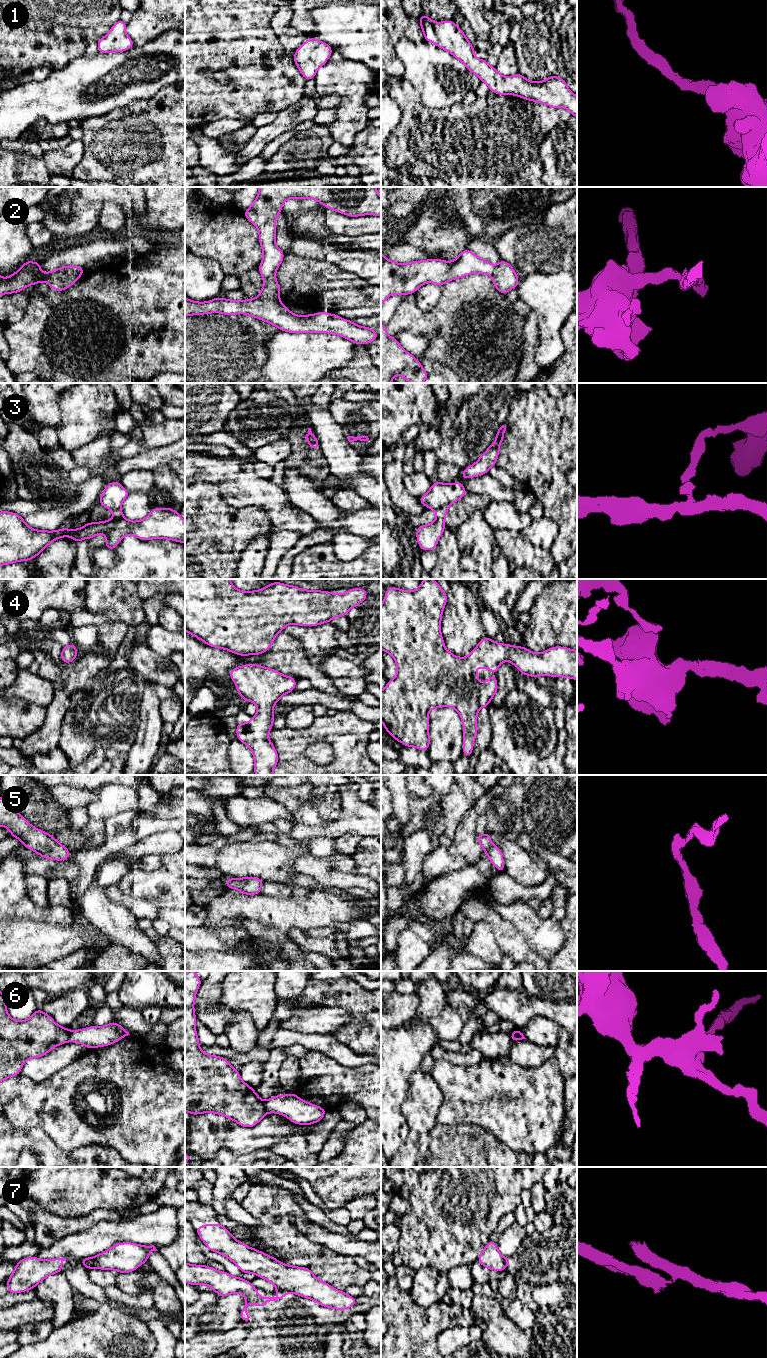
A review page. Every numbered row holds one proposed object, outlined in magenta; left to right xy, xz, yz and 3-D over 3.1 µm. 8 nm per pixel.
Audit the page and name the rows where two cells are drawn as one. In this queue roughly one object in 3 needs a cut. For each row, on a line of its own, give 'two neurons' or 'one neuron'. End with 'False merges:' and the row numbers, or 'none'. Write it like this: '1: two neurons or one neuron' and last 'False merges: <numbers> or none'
1: one neuron
2: two neurons
3: two neurons
4: one neuron
5: one neuron
6: two neurons
7: two neurons
False merges: 2, 3, 6, 7

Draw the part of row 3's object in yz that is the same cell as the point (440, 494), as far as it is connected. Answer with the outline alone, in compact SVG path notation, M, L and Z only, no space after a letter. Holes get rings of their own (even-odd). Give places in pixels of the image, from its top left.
M437 481L432 483L429 491L421 496L419 501L428 509L436 510L455 504L460 498L468 495L461 482L445 484Z

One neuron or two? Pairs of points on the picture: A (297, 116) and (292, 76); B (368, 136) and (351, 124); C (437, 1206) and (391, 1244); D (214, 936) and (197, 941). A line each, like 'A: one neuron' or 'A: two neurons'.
A: two neurons
B: two neurons
C: two neurons
D: one neuron

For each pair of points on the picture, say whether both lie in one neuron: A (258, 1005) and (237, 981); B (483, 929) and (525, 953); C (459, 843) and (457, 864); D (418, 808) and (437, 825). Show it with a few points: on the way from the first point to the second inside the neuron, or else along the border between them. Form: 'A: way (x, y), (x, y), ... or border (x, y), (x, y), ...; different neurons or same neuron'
A: way (255, 999), (243, 987); same neuron
B: border (475, 922), (485, 921), (492, 927); different neurons
C: border (447, 848), (452, 855), (462, 856), (469, 864); different neurons
D: way (423, 813), (432, 820); same neuron

